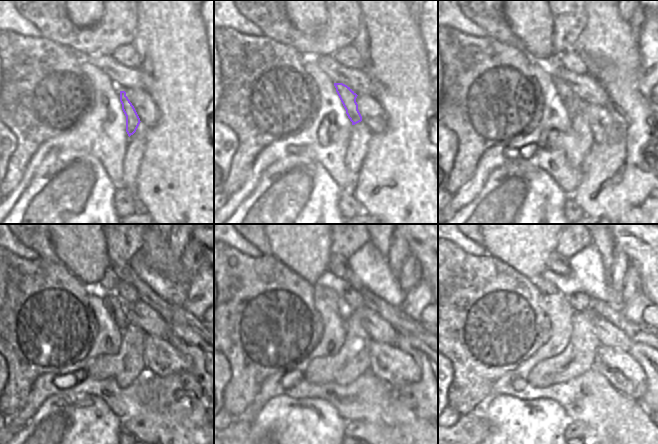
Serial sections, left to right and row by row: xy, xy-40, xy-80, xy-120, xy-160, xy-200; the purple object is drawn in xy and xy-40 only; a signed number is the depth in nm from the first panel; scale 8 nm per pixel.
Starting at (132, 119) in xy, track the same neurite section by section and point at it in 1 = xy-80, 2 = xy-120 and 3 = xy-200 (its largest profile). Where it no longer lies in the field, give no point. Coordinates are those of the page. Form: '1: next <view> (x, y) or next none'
1: next xy-80 (572, 102)
2: next xy-120 (112, 302)
3: next xy-200 (546, 288)

